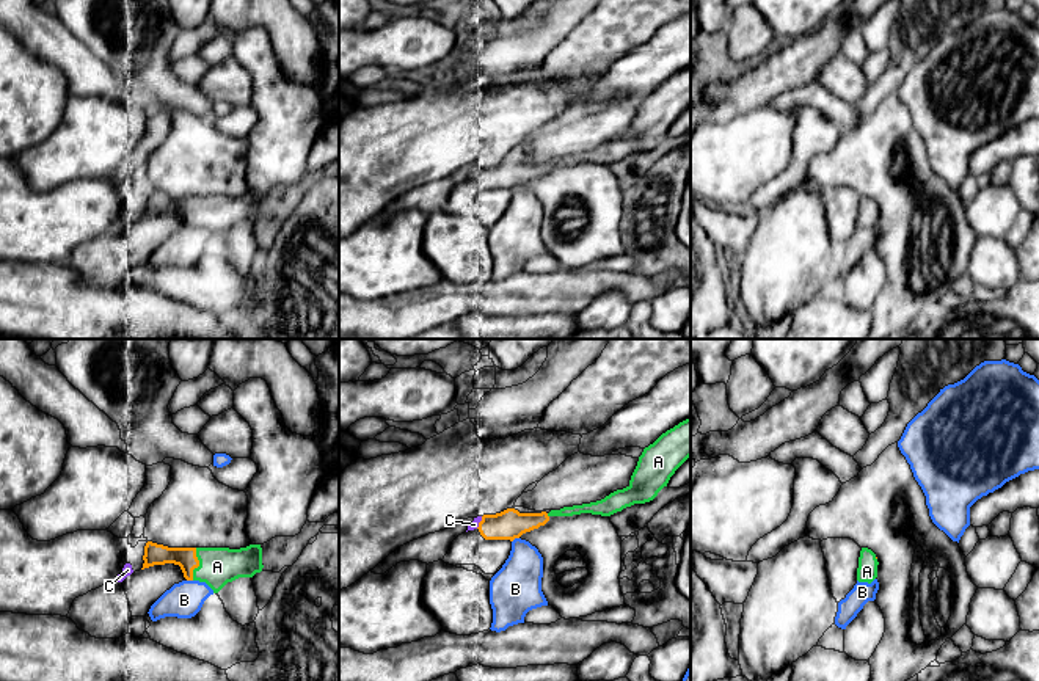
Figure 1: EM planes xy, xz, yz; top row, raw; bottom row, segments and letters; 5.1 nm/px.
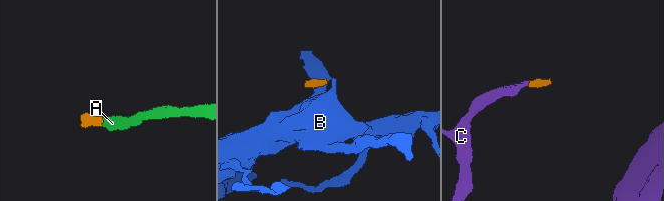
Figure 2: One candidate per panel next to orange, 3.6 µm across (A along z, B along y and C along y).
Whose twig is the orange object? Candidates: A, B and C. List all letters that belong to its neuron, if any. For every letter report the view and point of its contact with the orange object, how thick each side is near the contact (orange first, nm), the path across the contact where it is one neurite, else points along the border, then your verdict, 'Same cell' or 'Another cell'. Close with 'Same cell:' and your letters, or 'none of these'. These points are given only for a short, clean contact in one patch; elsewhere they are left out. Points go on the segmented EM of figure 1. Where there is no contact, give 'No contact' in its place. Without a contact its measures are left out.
A: Touches orange at xy (198, 564). Thickness 110 nm (orange) against 190 nm. Path across: xy (154, 554), (182, 556), (198, 564), (217, 567). Same cell
B: Touches orange at xz (515, 537). Thickness 160 nm (orange) against 240 nm. Boundary: xz (518, 537), (512, 542). Another cell
C: Touches orange at xz (479, 523). Thickness 160 nm (orange) against 50 nm. Same cell
Same cell: A, C

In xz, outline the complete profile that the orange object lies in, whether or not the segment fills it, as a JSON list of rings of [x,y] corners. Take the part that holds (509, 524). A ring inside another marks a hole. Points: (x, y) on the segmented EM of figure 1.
[[[507,508],[496,515],[483,515],[474,518],[468,530],[477,529],[485,540],[510,540],[520,538],[523,534],[538,529],[549,521],[546,512],[520,513]]]

